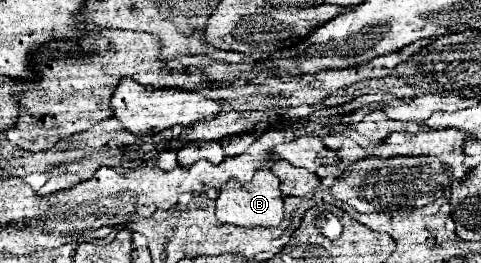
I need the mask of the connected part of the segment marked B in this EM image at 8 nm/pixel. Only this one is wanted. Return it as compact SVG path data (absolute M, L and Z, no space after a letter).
M263 168L257 170L253 176L251 184L239 186L233 180L225 184L225 188L219 192L217 198L217 218L223 224L233 224L233 226L245 226L245 228L257 228L257 226L279 226L283 222L283 196L279 190L279 180L277 176Z

